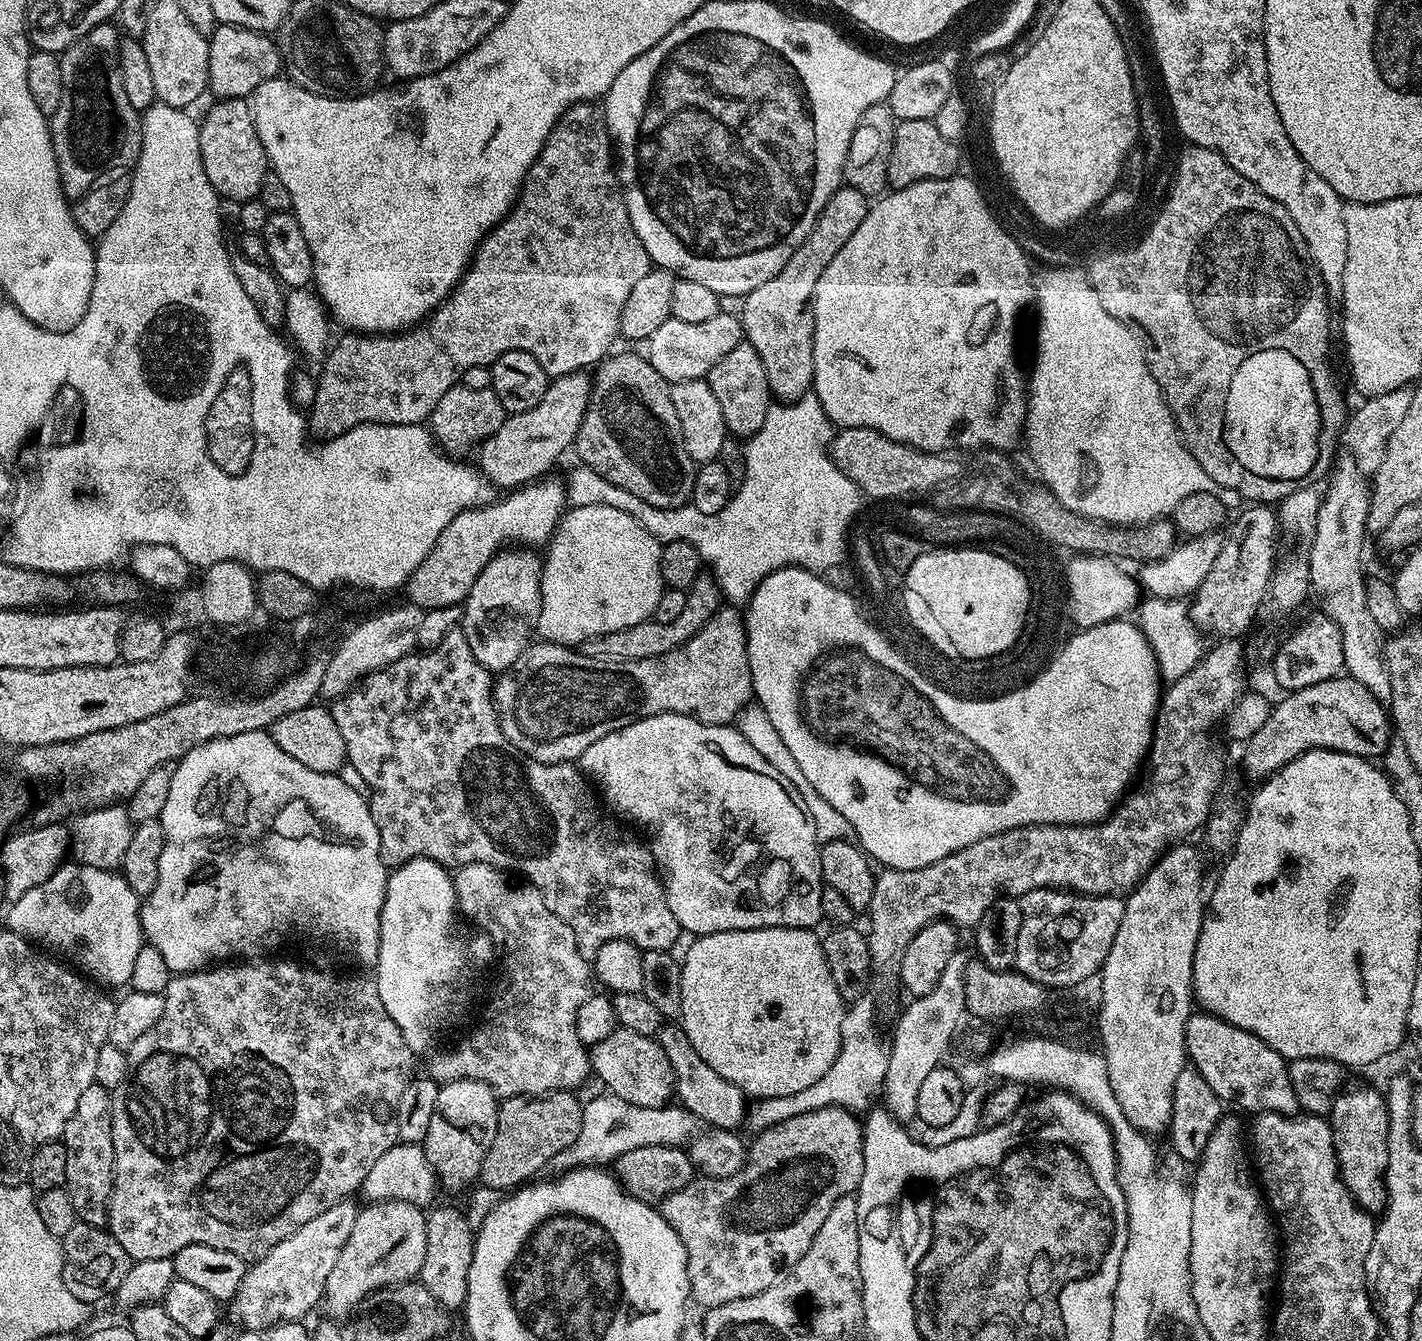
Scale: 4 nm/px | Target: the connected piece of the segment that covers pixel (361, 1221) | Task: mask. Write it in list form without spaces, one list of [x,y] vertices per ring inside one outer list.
[[[410,1202],[365,1203],[357,1211],[354,1230],[350,1230],[350,1238],[346,1238],[346,1246],[342,1246],[338,1262],[334,1262],[334,1270],[326,1278],[322,1304],[328,1307],[327,1315],[351,1317],[370,1293],[415,1281],[422,1270],[422,1258],[426,1256],[427,1221],[425,1209]]]

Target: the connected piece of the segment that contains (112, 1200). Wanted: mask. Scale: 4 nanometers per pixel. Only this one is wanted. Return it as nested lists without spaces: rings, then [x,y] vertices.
[[[260,958],[255,962],[228,962],[223,966],[209,966],[198,972],[182,972],[173,975],[172,981],[162,993],[164,998],[162,1018],[158,1018],[156,1025],[150,1030],[146,1030],[146,1034],[142,1034],[142,1038],[138,1038],[138,1042],[134,1042],[126,1050],[128,1073],[117,1088],[111,1089],[112,1137],[114,1138],[116,1173],[112,1179],[112,1193],[108,1199],[106,1228],[116,1239],[118,1246],[122,1246],[122,1250],[126,1250],[129,1261],[149,1260],[150,1258],[171,1260],[178,1254],[178,1250],[195,1244],[214,1246],[214,1250],[230,1250],[230,1254],[238,1254],[245,1262],[261,1260],[271,1248],[278,1246],[278,1242],[290,1238],[290,1234],[294,1234],[302,1226],[306,1226],[306,1222],[310,1222],[310,1218],[318,1218],[318,1214],[330,1210],[330,1206],[334,1206],[339,1200],[347,1200],[353,1194],[359,1193],[363,1189],[366,1174],[370,1174],[371,1168],[374,1167],[374,1162],[378,1162],[378,1158],[382,1158],[382,1154],[386,1154],[386,1150],[390,1150],[390,1146],[394,1146],[400,1140],[396,1111],[398,1101],[402,1098],[402,1090],[406,1090],[406,1086],[414,1079],[414,1071],[412,1072],[414,1053],[410,1050],[410,1046],[406,1046],[406,1038],[402,1038],[402,1030],[398,1030],[398,1026],[394,1026],[394,1018],[390,1018],[390,1014],[386,1014],[386,1006],[382,1006],[382,998],[378,998],[378,986],[375,979],[371,975],[335,976],[332,972],[319,972],[316,968],[303,968],[302,965],[295,964],[292,960],[272,959],[276,958]]]

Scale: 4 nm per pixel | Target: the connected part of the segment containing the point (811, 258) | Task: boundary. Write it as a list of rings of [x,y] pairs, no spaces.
[[[847,186],[840,189],[822,206],[810,234],[790,254],[790,262],[770,278],[743,297],[744,309],[738,312],[744,327],[744,339],[758,350],[762,366],[766,366],[766,378],[773,397],[780,402],[801,400],[813,391],[814,378],[814,310],[812,299],[818,286],[818,278],[826,266],[830,266],[834,254],[850,242],[850,234],[862,226],[870,207],[869,197]]]

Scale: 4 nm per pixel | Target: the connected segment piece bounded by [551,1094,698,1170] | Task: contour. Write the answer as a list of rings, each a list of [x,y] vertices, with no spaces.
[[[611,1094],[603,1095],[583,1101],[582,1130],[578,1130],[574,1146],[562,1150],[562,1154],[552,1159],[553,1169],[571,1170],[577,1166],[608,1166],[622,1154],[638,1150],[640,1146],[684,1146],[697,1135],[698,1121],[683,1106],[647,1108],[634,1106]]]

